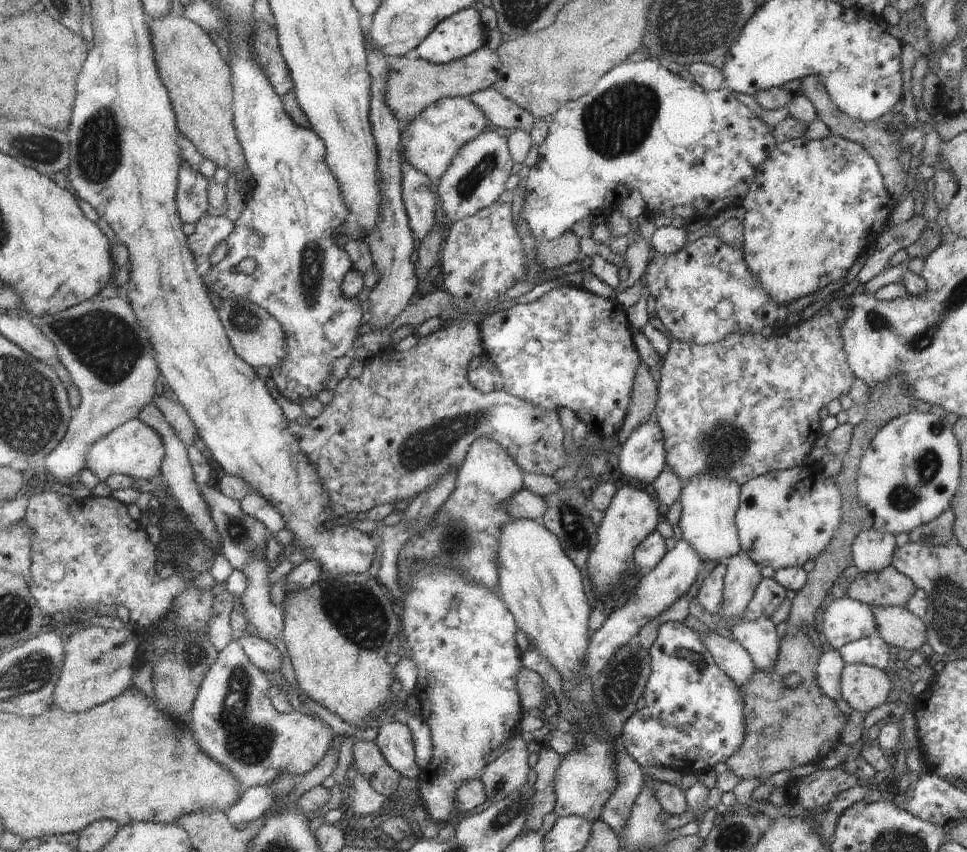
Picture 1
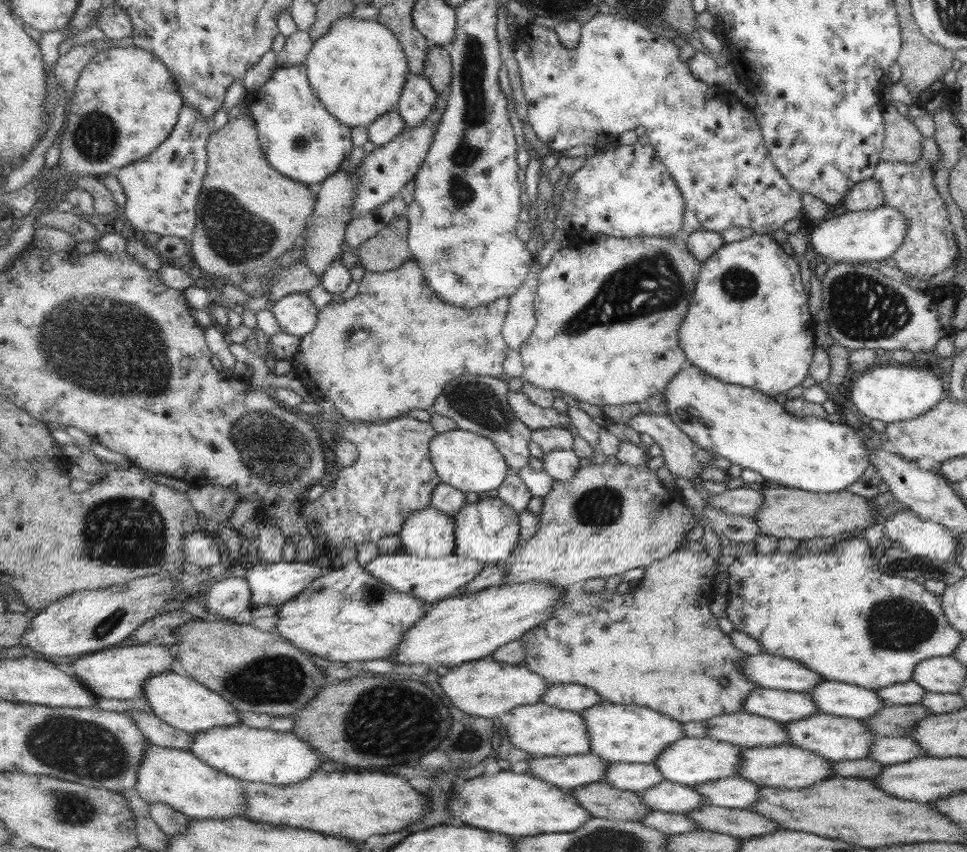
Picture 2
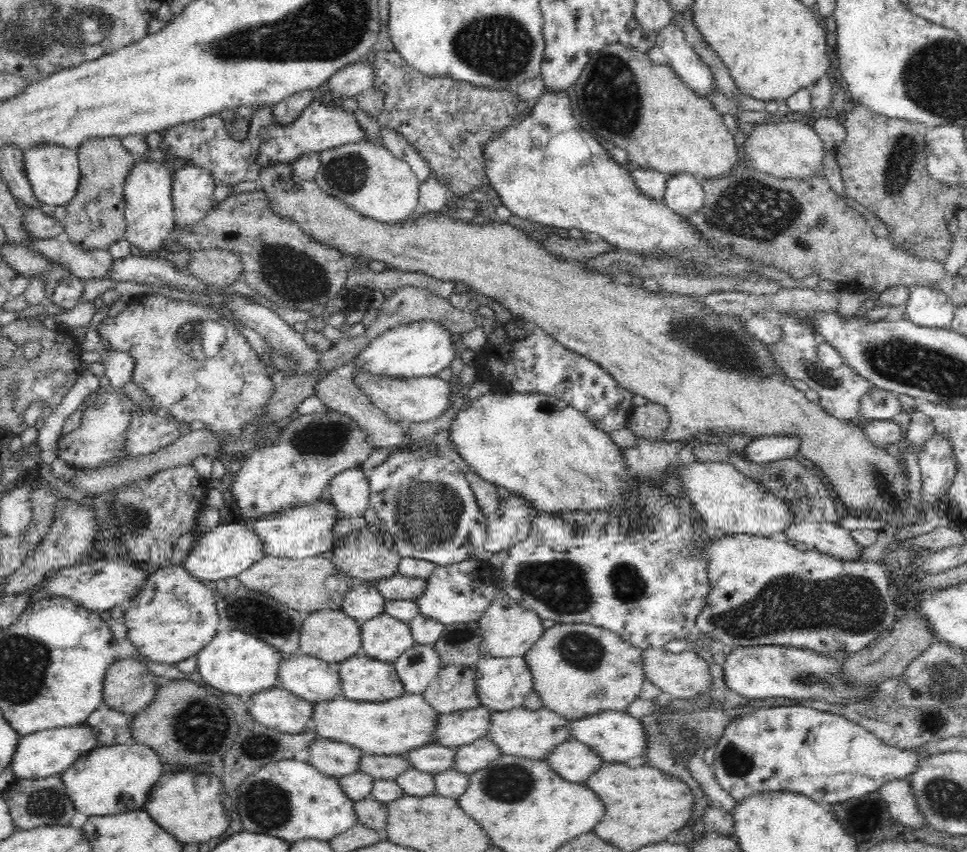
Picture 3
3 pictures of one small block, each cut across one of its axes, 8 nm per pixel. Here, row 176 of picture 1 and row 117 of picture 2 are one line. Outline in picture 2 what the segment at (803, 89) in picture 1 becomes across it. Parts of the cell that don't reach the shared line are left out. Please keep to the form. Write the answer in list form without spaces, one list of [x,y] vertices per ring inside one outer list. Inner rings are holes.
[[[892,102],[881,111],[885,126],[881,161],[916,162],[921,157],[923,139],[916,125],[902,116]]]

